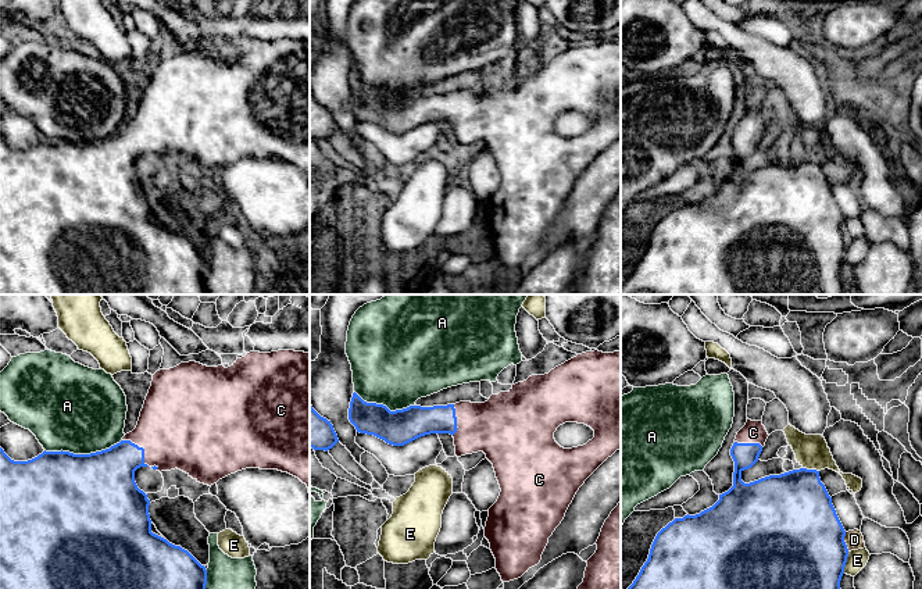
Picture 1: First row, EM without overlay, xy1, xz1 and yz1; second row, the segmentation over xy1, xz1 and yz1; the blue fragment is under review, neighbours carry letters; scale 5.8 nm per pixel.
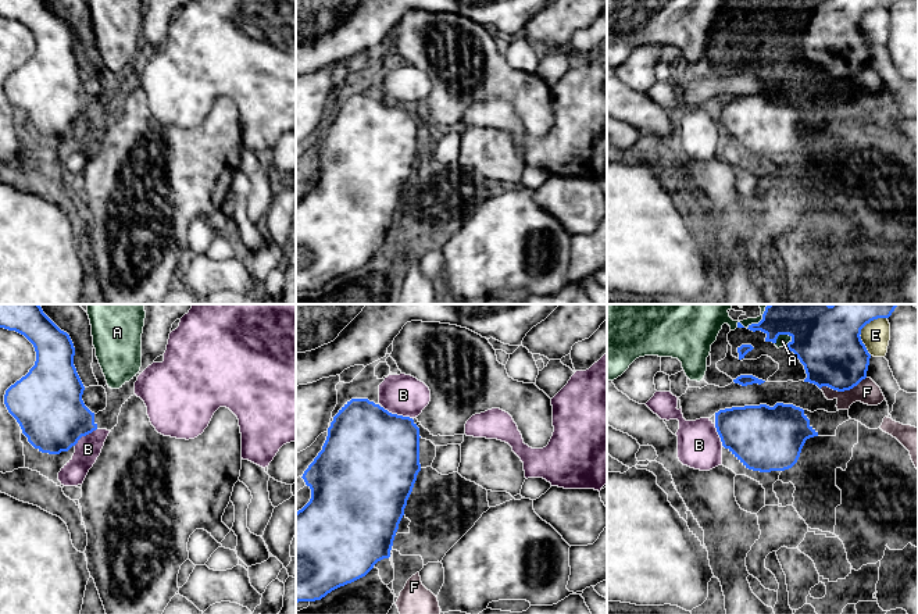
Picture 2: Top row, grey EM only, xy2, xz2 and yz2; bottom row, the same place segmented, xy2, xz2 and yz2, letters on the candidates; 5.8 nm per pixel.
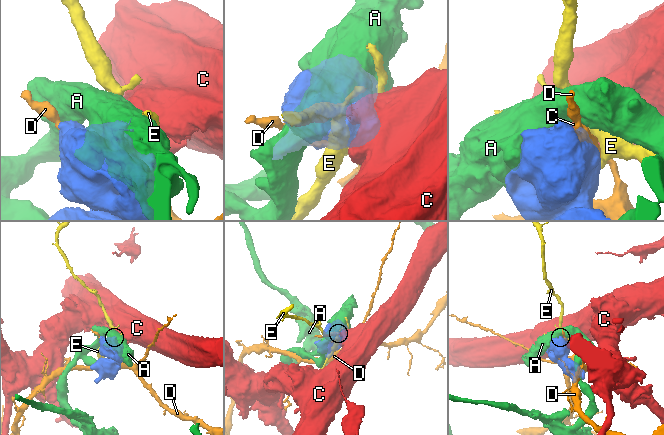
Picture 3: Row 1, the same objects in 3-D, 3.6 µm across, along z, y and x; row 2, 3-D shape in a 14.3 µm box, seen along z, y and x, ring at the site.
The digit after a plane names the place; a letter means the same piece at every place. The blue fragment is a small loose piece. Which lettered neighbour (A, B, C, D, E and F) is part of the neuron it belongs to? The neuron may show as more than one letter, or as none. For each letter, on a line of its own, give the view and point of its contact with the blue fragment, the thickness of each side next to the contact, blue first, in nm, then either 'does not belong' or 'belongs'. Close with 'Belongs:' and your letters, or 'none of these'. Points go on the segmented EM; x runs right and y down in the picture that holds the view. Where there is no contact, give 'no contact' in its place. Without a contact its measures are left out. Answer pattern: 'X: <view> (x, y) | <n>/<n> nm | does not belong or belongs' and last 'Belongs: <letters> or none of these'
A: xy1 (82, 454) | 500/480 nm | does not belong
B: xz2 (396, 414) | 480/240 nm | does not belong
C: xy1 (142, 448) | 300/480 nm | belongs
D: yz1 (844, 542) | 500/110 nm | does not belong
E: yz2 (861, 328) | 380/160 nm | does not belong
F: yz2 (842, 391) | 360/140 nm | does not belong
Belongs: C

